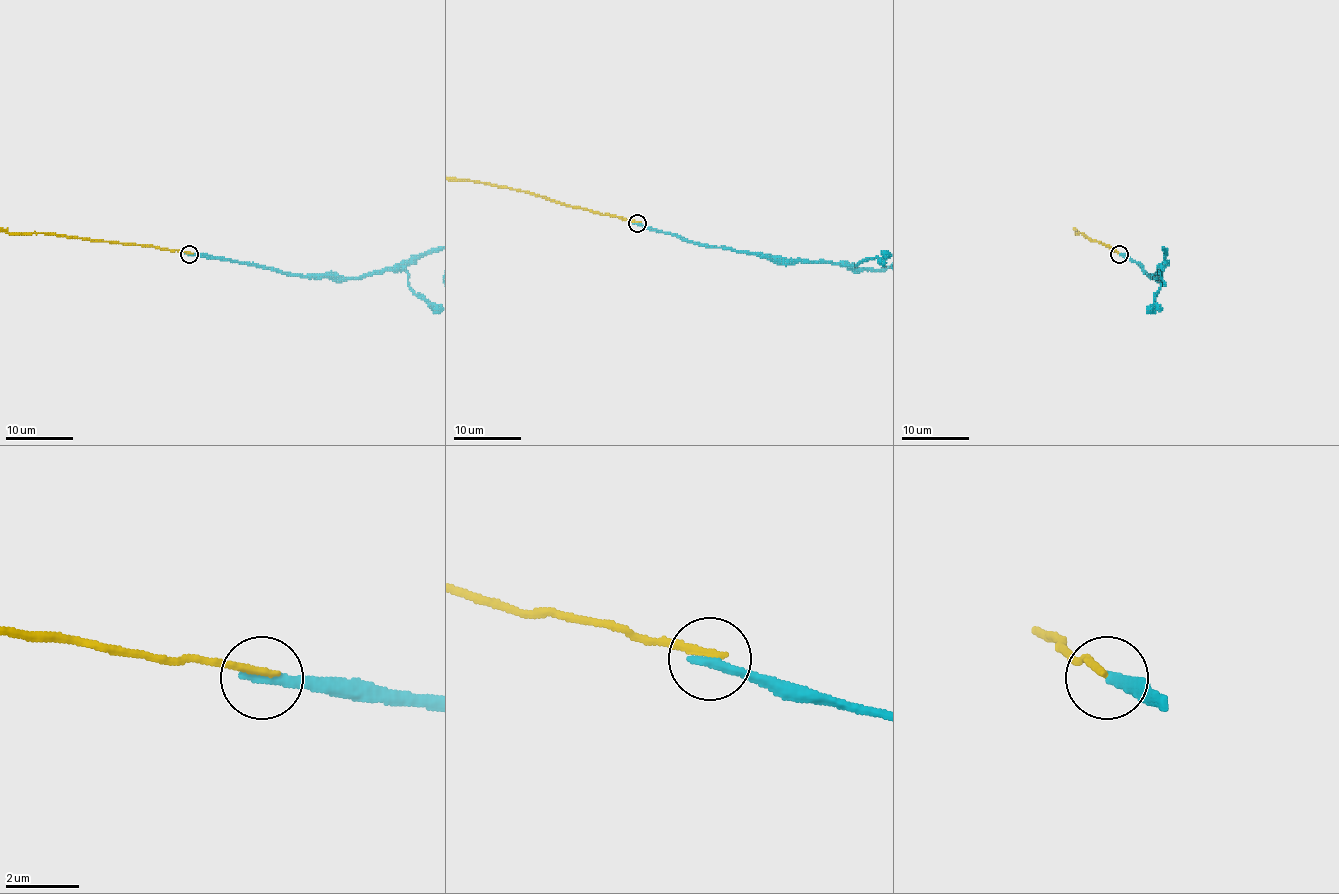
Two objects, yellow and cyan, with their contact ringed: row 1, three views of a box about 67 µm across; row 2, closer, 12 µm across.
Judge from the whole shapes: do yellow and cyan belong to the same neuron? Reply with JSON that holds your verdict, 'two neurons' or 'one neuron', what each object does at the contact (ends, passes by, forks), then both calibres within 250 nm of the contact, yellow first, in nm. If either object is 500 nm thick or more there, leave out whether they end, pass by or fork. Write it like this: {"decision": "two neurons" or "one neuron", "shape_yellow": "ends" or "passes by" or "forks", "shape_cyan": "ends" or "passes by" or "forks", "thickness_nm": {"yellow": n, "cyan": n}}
{"decision": "two neurons", "shape_yellow": "ends", "shape_cyan": "ends", "thickness_nm": {"yellow": 220, "cyan": 320}}

